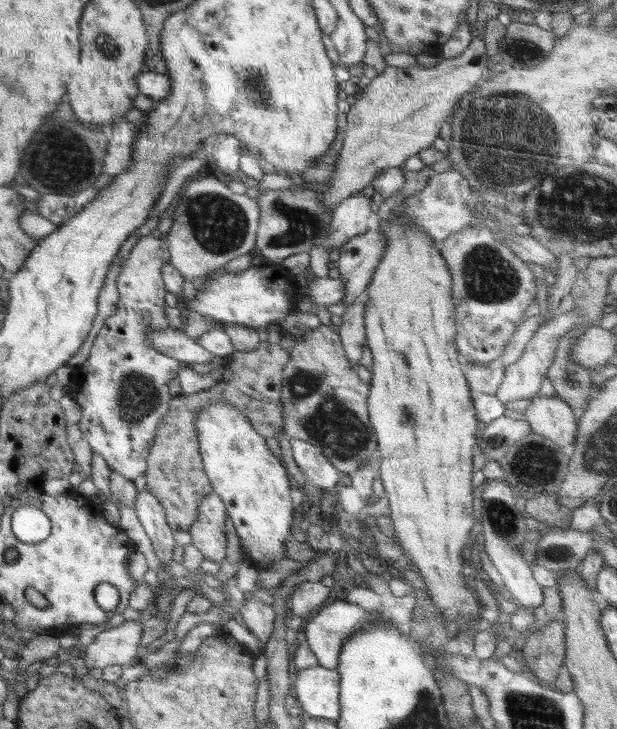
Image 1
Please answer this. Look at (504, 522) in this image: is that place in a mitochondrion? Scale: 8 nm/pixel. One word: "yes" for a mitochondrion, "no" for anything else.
yes

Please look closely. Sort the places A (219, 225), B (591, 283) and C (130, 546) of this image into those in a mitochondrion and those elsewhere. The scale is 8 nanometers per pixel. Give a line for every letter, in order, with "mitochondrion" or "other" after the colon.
A: mitochondrion
B: other
C: other

